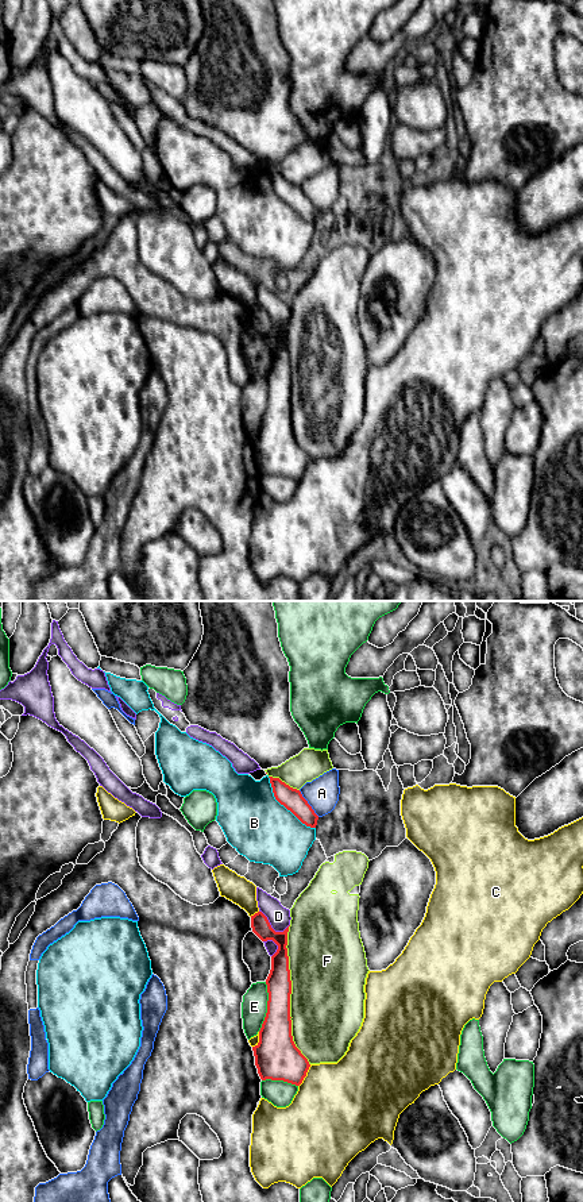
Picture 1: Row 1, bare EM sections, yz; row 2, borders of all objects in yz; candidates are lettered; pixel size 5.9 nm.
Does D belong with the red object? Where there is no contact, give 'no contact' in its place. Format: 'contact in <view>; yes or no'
contact in yz; no

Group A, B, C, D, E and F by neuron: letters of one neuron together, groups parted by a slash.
A / B / C / D / E / F

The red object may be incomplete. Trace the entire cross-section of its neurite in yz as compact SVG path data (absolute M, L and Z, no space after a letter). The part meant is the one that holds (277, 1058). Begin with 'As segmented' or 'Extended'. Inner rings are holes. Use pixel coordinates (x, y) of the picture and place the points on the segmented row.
As segmented. M258 912L251 916L251 928L262 941L273 940L278 945L266 979L267 1013L259 1030L259 1043L252 1047L255 1066L262 1080L283 1080L300 1086L310 1064L292 1036L292 981L286 948L289 926L283 932L275 932L267 917Z

